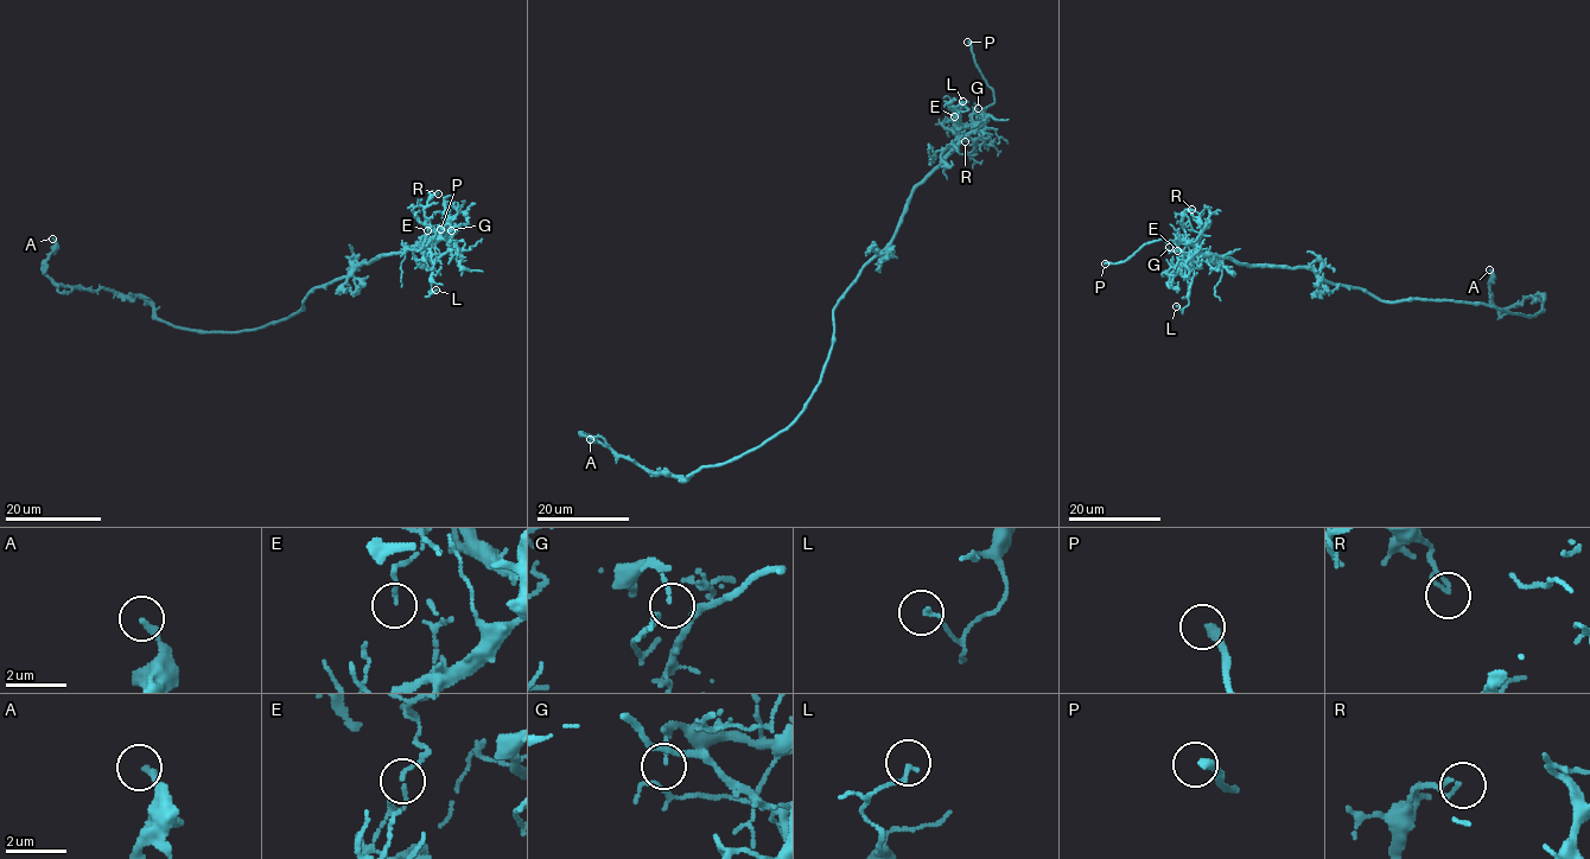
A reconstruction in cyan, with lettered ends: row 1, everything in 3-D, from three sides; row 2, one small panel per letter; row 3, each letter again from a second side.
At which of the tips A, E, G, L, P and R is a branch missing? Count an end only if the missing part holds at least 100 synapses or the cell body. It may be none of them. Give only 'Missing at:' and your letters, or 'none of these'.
Missing at: P

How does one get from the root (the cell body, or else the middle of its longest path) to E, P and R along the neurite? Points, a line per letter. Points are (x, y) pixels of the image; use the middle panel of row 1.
E: (832, 347), (834, 307), (859, 271), (891, 240), (911, 191), (962, 135), (953, 129), (954, 116)
P: (832, 347), (834, 307), (839, 298), (859, 271), (891, 240), (911, 191), (994, 101), (967, 42)
R: (832, 347), (834, 307), (839, 298), (859, 271), (891, 240), (911, 191), (962, 135), (952, 127), (965, 141)

